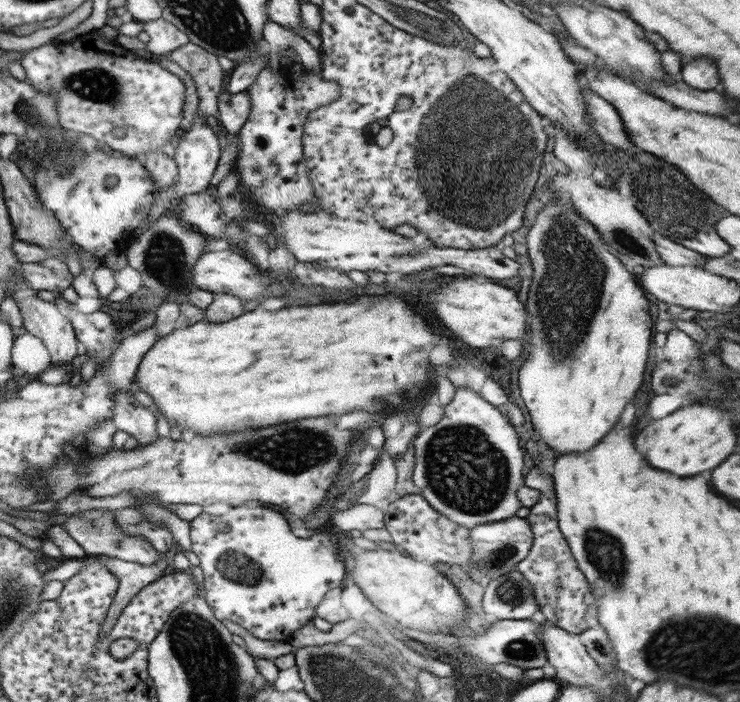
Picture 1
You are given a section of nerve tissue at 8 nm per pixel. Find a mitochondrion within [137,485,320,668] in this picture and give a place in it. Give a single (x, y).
(237, 568)

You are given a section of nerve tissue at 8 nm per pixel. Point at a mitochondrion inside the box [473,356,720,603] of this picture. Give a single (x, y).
(604, 551)

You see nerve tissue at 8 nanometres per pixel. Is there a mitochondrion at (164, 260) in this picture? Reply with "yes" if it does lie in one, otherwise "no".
yes

